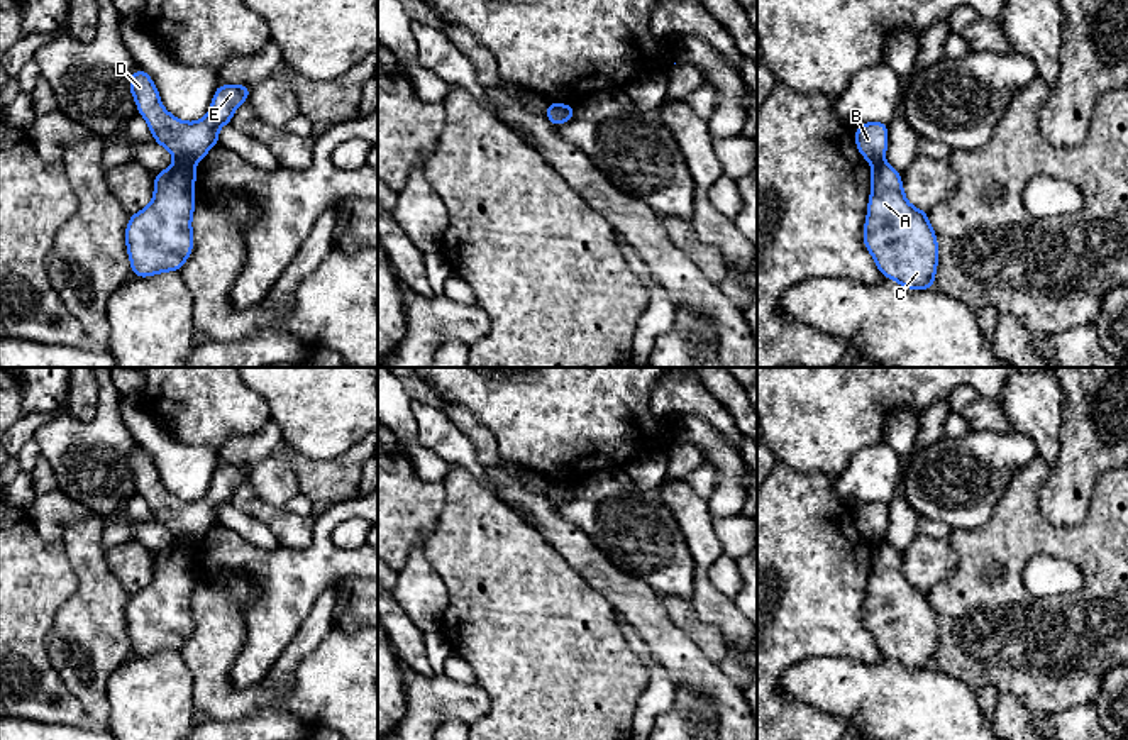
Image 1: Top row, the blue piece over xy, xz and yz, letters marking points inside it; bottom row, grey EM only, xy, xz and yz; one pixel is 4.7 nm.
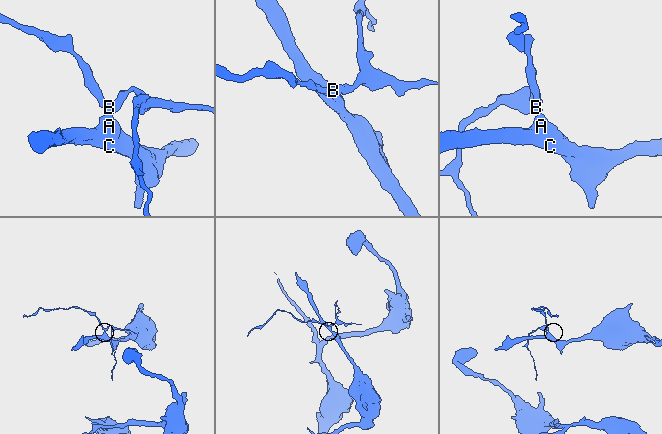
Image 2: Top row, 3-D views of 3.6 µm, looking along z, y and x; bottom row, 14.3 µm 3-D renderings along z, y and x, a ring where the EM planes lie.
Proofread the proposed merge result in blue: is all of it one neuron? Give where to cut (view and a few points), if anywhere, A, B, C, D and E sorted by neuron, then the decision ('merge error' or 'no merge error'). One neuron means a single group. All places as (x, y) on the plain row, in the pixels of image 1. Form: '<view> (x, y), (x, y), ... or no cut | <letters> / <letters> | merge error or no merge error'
xy (175, 541), (193, 547) | A C / B D E | merge error

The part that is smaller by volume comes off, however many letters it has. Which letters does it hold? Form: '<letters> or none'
B, D, E

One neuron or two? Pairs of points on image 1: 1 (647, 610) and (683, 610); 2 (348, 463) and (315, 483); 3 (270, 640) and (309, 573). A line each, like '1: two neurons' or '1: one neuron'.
1: two neurons
2: one neuron
3: one neuron

